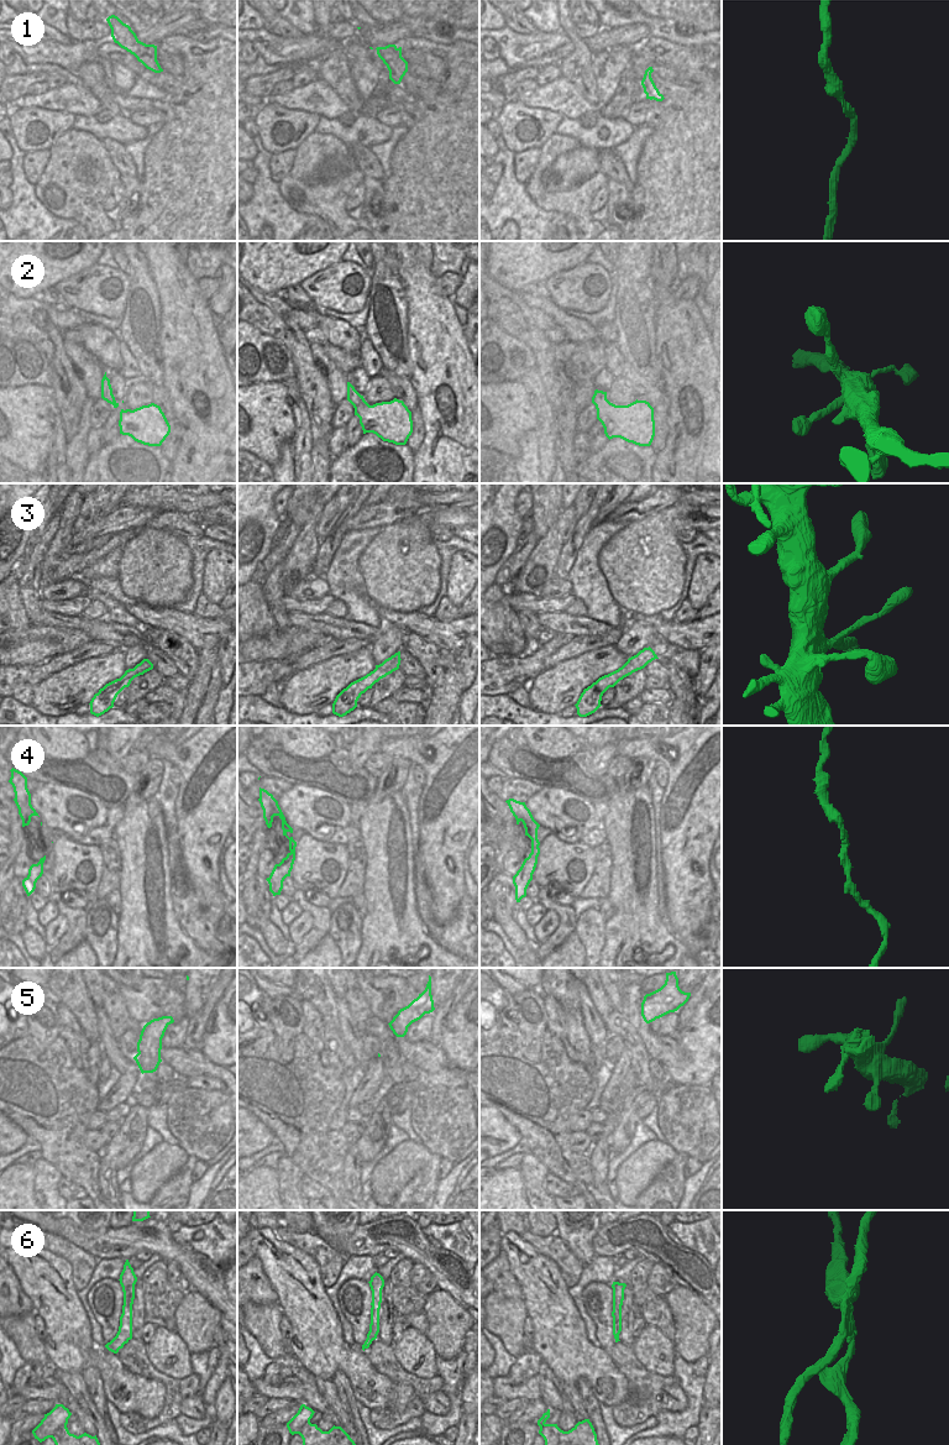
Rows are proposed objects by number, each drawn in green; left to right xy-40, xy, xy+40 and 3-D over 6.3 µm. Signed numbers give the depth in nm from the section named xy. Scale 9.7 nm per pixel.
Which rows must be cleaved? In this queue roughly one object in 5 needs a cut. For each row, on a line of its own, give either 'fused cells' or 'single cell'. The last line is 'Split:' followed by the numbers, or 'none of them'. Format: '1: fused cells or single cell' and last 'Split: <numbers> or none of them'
1: single cell
2: single cell
3: single cell
4: single cell
5: single cell
6: fused cells
Split: 6

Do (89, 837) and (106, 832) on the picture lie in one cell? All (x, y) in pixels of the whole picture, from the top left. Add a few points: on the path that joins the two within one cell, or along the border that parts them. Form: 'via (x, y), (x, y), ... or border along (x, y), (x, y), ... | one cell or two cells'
via (93, 836), (103, 833) | one cell

